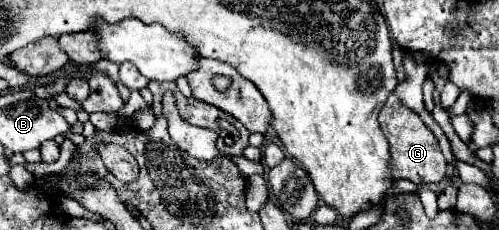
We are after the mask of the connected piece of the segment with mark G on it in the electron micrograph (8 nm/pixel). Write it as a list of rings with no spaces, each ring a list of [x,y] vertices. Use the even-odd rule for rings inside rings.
[[[391,93],[387,103],[383,105],[379,113],[379,123],[381,123],[383,135],[391,145],[391,173],[395,179],[409,179],[417,185],[439,183],[441,179],[445,179],[447,163],[443,159],[443,153],[439,149],[435,135],[425,127],[425,123],[419,119],[417,113],[413,113],[411,109],[399,103],[395,93]]]

